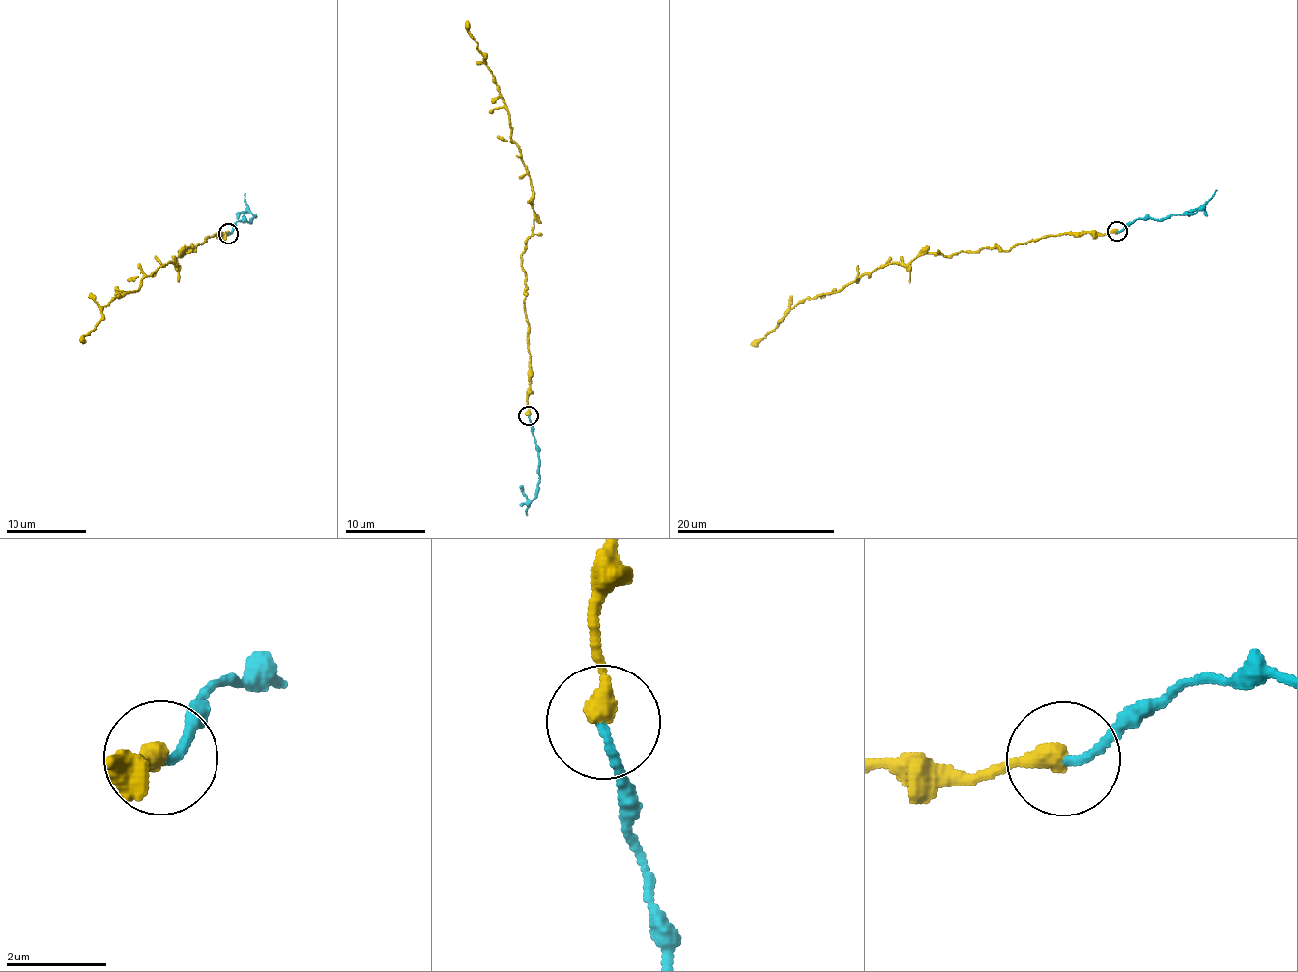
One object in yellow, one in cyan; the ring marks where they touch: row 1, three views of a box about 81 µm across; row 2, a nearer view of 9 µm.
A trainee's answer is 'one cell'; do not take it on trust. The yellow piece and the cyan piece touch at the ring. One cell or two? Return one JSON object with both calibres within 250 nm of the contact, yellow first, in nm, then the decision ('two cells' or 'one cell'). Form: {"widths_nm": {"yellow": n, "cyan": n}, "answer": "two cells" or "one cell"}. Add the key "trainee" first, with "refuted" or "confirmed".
{"trainee": "refuted", "widths_nm": {"yellow": 400, "cyan": 160}, "answer": "two cells"}

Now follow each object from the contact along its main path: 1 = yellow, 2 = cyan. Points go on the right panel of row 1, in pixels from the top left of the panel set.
1: (1117, 232), (1063, 232), (1008, 250), (918, 254), (906, 264), (883, 264), (837, 293), (798, 300), (750, 345)
2: (1117, 232), (1136, 219), (1190, 215), (1217, 189)

